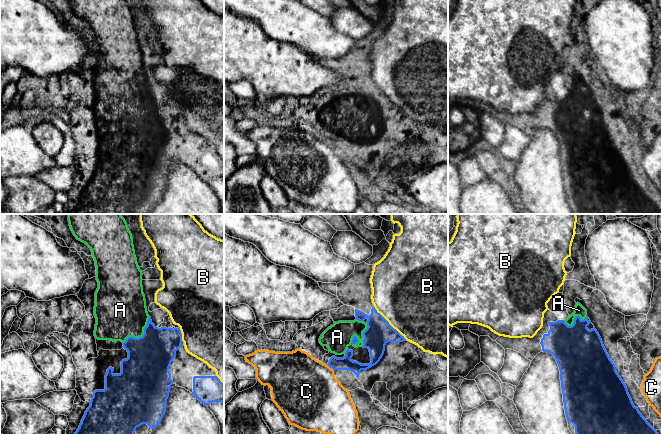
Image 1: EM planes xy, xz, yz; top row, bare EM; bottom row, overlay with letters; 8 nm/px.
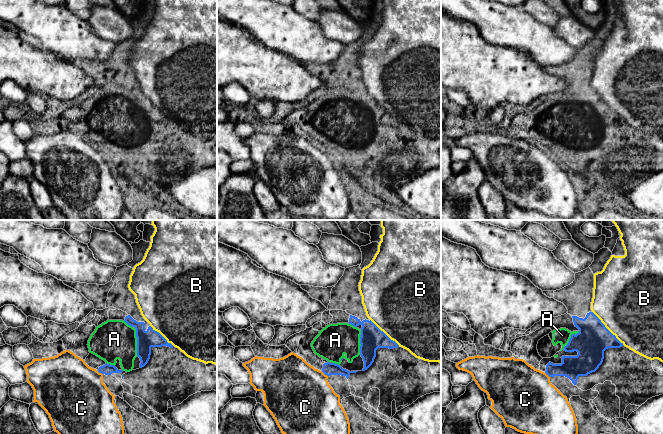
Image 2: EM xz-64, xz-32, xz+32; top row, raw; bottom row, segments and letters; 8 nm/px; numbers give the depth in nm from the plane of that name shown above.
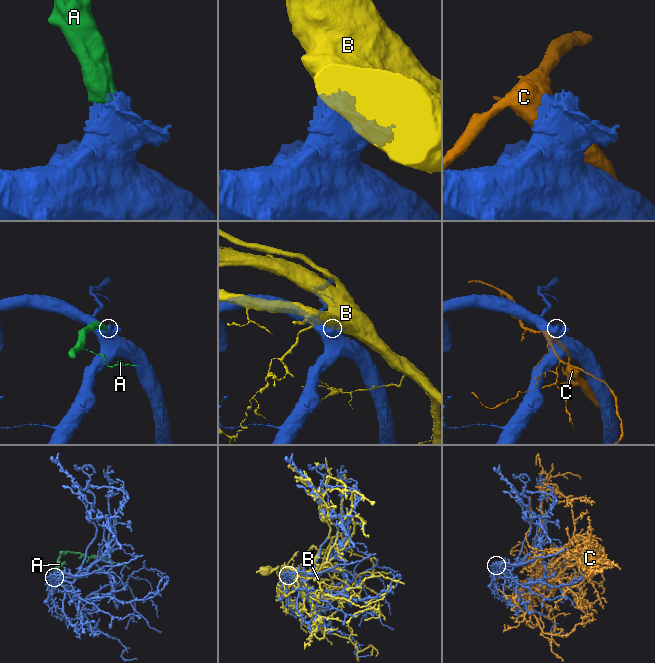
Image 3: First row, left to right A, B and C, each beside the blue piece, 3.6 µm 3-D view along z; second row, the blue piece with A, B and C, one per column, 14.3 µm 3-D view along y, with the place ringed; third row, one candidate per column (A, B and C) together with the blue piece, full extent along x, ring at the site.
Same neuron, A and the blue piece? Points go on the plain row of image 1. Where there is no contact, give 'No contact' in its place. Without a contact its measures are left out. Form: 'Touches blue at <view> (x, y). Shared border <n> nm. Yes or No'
Touches blue at xy (142, 112). Shared border 300 nm. Yes

